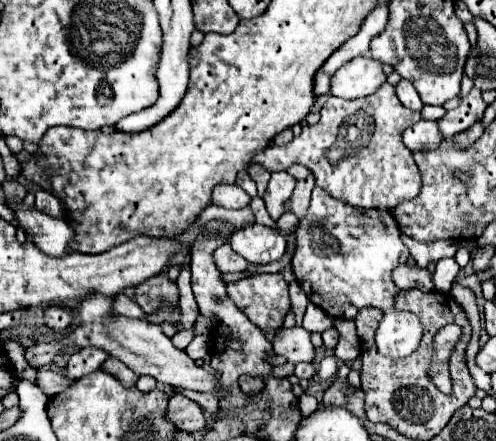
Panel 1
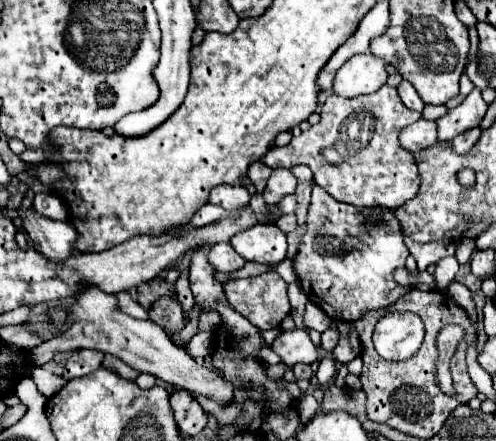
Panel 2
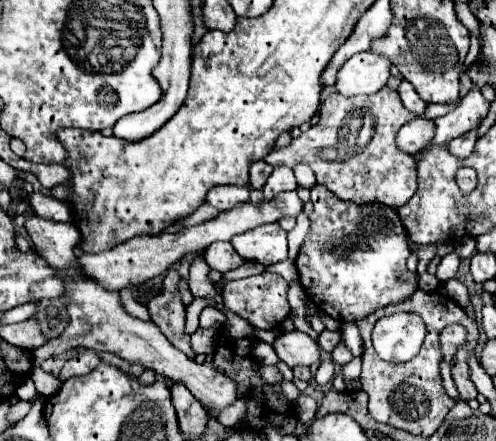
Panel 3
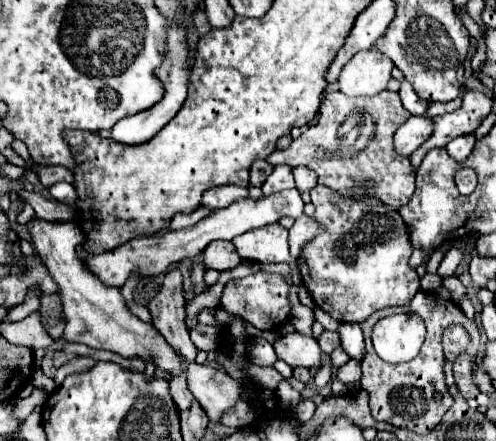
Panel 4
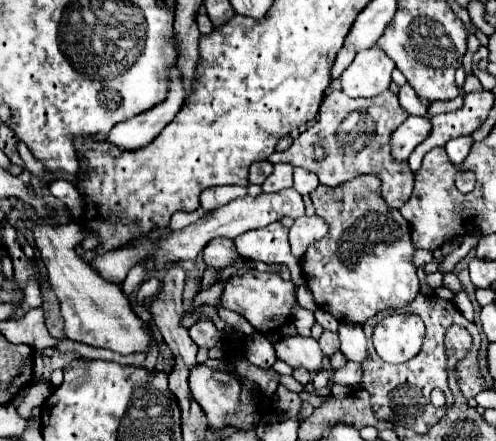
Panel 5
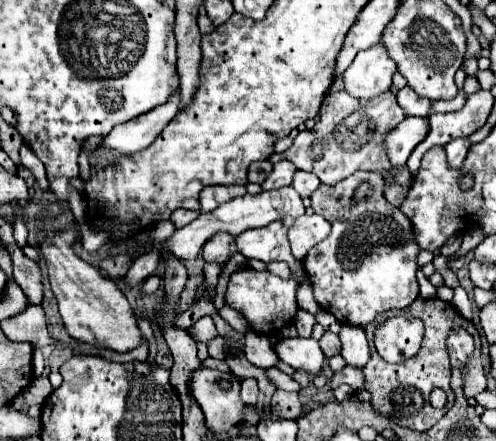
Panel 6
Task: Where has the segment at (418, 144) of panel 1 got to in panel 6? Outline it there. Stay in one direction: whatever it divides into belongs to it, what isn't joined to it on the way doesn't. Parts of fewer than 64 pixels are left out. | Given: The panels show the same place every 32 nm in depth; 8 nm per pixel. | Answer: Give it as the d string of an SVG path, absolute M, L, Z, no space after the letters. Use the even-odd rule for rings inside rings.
M408 116L406 120L402 120L386 136L386 148L388 148L390 162L394 166L404 166L408 156L412 154L412 150L426 138L428 130L430 130L428 118L412 118L412 116Z

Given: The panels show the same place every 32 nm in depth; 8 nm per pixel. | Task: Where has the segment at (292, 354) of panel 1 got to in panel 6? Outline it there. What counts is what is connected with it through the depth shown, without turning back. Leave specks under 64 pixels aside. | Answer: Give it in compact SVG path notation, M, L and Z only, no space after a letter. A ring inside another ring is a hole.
M286 338L274 346L278 358L290 364L294 370L306 370L308 374L322 372L324 354L314 338Z

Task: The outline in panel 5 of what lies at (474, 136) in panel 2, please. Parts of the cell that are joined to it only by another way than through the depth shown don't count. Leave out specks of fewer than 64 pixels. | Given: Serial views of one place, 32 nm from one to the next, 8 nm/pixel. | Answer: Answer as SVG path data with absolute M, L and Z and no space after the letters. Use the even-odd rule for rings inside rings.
M472 136L454 138L454 140L450 140L450 142L446 144L446 152L448 152L450 160L452 160L456 166L460 166L460 162L468 156L472 144L474 144L474 138L472 138Z

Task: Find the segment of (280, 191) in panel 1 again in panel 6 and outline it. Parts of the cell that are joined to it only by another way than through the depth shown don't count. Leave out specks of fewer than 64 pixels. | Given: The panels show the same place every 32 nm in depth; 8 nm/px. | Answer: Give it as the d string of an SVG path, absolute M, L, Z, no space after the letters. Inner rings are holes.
M276 162L272 174L264 180L262 190L276 190L276 188L284 188L284 186L292 186L292 176L296 172L296 166L292 162Z

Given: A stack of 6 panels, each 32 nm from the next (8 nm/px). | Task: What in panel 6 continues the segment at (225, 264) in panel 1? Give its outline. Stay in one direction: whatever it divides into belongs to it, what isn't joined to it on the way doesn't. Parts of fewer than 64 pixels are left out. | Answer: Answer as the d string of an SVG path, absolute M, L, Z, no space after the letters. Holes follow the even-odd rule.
M220 234L220 236L214 236L212 240L208 240L204 244L204 250L202 250L202 256L206 262L216 262L216 264L226 264L236 252L236 244L234 244L234 238L228 236L228 234Z

